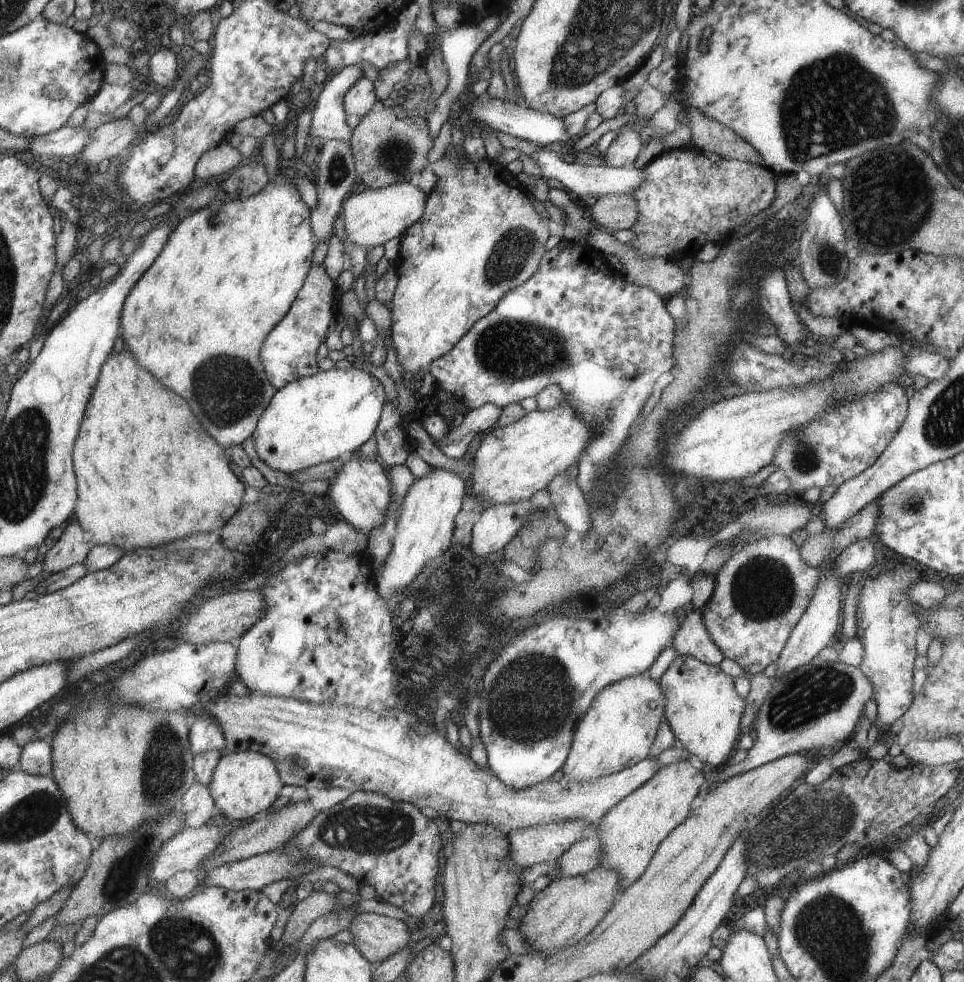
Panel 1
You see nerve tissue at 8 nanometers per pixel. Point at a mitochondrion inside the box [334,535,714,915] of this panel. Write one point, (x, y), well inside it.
(529, 698)

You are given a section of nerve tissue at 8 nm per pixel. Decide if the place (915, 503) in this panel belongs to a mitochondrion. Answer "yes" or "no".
yes

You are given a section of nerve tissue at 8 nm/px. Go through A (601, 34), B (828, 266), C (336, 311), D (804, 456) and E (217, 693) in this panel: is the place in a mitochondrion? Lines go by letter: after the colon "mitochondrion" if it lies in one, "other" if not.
A: mitochondrion
B: mitochondrion
C: other
D: mitochondrion
E: other

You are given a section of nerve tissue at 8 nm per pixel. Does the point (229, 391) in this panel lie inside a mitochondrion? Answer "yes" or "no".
yes

